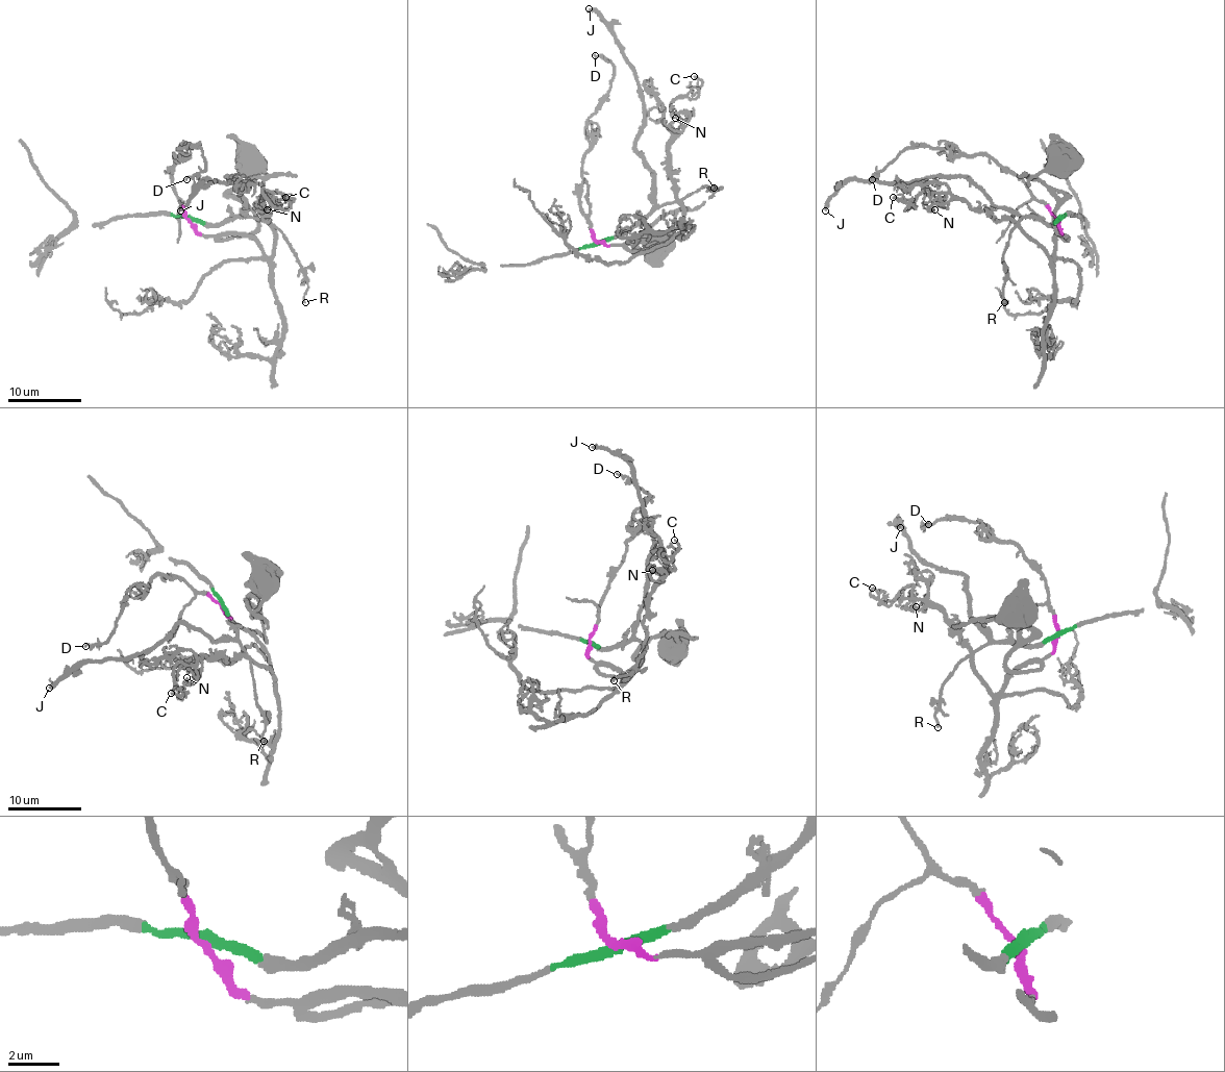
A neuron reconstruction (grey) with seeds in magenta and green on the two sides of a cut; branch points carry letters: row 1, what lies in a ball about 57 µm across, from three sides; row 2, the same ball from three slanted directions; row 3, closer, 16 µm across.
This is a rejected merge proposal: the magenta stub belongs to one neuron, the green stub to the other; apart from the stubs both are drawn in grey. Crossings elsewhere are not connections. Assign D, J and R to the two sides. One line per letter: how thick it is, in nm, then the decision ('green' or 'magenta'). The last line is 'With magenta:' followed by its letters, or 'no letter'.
D: 130 nm thick; magenta
J: 190 nm thick; green
R: 180 nm thick; green
With magenta: D

